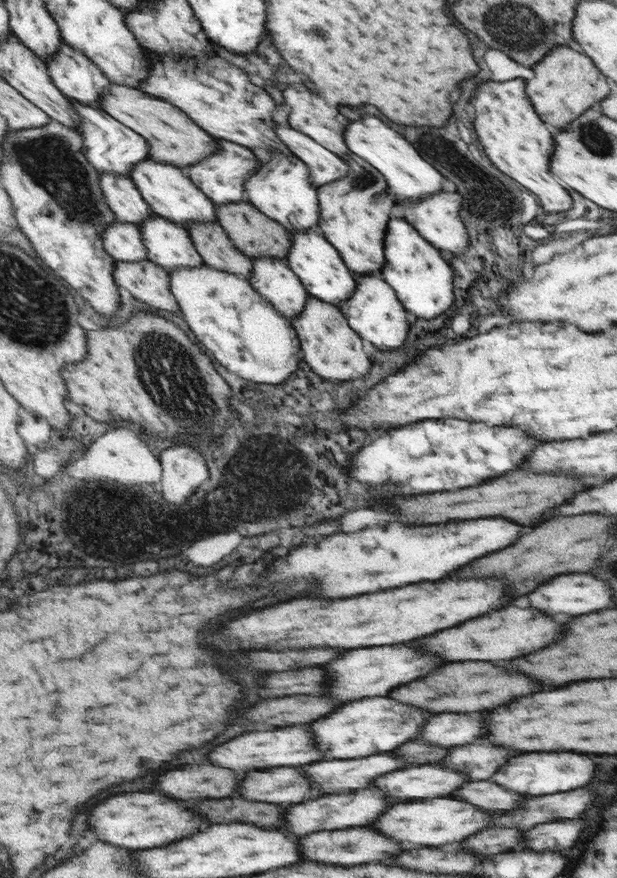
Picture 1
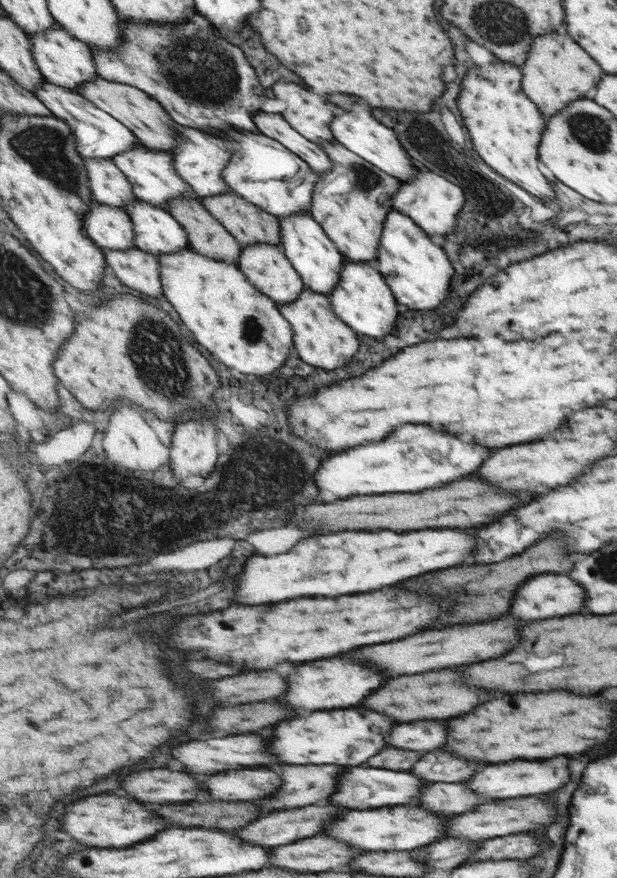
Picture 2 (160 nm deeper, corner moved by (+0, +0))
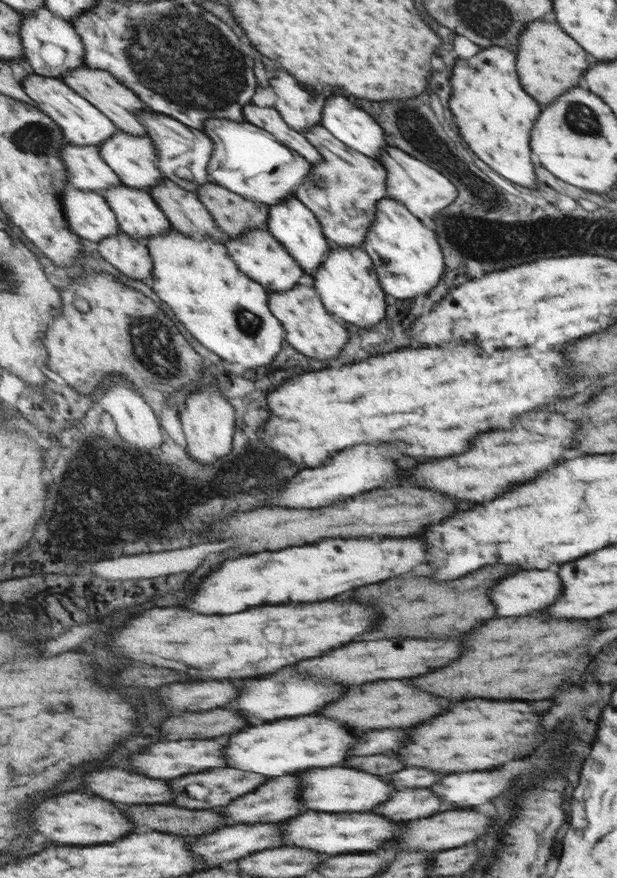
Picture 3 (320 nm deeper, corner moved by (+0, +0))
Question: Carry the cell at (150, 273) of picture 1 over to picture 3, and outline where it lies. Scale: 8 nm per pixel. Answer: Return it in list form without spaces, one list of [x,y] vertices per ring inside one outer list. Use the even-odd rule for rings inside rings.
[[[119,233],[98,242],[97,250],[102,258],[127,277],[144,282],[152,276],[154,262],[148,245],[130,234]]]

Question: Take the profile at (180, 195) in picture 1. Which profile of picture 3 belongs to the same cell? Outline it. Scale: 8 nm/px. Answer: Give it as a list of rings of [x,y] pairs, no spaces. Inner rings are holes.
[[[121,131],[99,147],[105,162],[126,186],[149,192],[167,179],[159,166],[159,151],[149,136]]]

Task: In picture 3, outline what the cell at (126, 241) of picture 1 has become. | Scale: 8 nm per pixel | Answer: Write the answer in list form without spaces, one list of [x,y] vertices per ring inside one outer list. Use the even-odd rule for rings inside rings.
[[[72,186],[64,191],[64,213],[72,230],[81,238],[99,242],[121,233],[117,215],[103,194]]]

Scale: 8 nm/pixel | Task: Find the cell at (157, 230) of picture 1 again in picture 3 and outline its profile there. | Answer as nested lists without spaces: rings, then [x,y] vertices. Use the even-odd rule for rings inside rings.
[[[124,183],[120,185],[102,194],[117,215],[121,232],[147,245],[151,238],[175,230],[168,215],[148,191],[137,190]]]

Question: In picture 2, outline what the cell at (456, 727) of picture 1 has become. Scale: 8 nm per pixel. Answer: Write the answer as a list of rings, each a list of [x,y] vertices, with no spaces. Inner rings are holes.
[[[421,720],[413,724],[401,724],[389,736],[389,746],[405,750],[437,750],[447,742],[447,728],[439,720]]]

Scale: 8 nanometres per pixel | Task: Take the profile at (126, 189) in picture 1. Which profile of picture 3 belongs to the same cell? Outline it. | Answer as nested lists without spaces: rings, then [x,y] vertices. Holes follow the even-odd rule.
[[[69,143],[60,152],[69,166],[71,184],[83,191],[103,193],[123,183],[112,166],[105,162],[97,145]]]

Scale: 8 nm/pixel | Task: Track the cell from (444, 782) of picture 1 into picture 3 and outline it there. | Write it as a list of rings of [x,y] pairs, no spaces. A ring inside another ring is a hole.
[[[319,768],[319,770],[305,770],[303,772],[303,804],[309,810],[321,810],[321,812],[365,812],[379,806],[379,802],[389,800],[389,790],[393,792],[393,786],[389,786],[383,778],[351,770],[351,768]]]

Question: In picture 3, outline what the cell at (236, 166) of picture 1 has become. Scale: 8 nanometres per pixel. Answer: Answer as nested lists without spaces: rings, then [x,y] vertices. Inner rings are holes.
[[[141,111],[137,115],[139,115],[142,125],[147,129],[148,136],[153,139],[156,150],[159,151],[159,166],[167,179],[171,179],[178,186],[187,188],[189,191],[193,190],[193,192],[198,192],[199,186],[209,182],[207,166],[209,166],[209,160],[213,158],[211,154],[213,154],[216,145],[208,134],[157,111]]]

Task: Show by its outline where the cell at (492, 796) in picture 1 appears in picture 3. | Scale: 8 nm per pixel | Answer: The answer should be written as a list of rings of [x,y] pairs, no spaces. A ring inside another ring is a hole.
[[[411,788],[405,792],[393,794],[385,806],[377,806],[377,814],[385,814],[393,820],[417,820],[431,816],[435,812],[449,810],[447,804],[443,804],[431,790],[427,788]]]

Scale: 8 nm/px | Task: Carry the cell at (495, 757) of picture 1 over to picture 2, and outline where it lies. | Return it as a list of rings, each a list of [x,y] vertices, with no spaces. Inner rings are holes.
[[[435,750],[415,764],[413,774],[421,774],[421,778],[429,782],[463,782],[483,768],[485,764],[481,762],[477,764],[443,750]]]

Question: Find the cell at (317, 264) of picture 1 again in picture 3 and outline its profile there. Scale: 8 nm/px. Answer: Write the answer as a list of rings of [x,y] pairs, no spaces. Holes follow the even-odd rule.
[[[293,197],[292,200],[283,201],[280,205],[270,207],[271,218],[268,220],[268,230],[278,238],[287,250],[297,259],[303,270],[314,278],[315,272],[324,264],[331,253],[333,245],[325,236],[320,219],[301,199]]]

